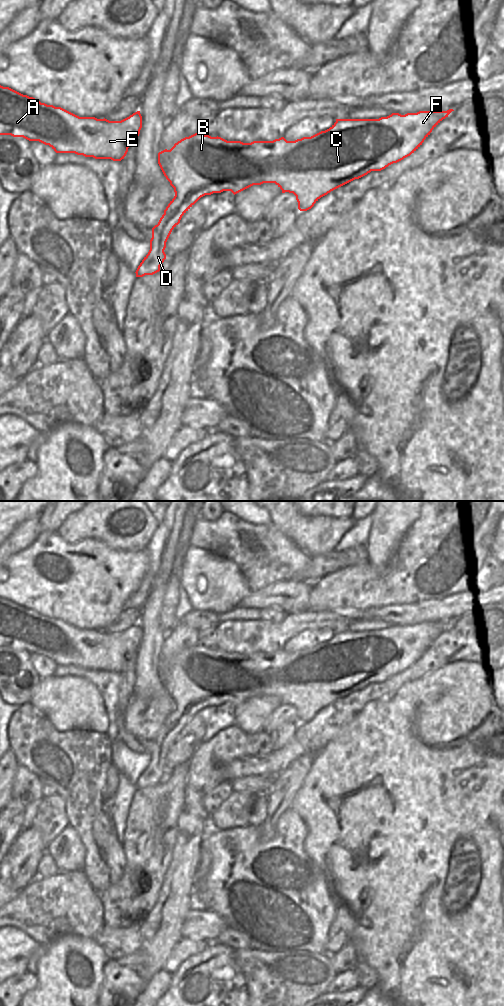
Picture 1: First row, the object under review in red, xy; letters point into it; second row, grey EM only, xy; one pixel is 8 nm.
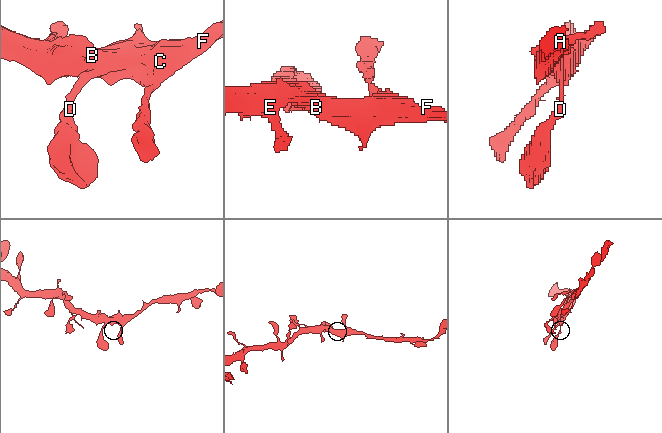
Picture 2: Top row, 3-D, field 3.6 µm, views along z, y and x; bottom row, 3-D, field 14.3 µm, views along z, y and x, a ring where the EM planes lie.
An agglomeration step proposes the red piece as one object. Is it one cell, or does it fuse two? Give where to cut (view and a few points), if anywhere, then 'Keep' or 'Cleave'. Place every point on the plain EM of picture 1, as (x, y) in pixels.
No split. Keep.

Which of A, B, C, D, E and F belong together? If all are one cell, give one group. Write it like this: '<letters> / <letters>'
A B C D E F

